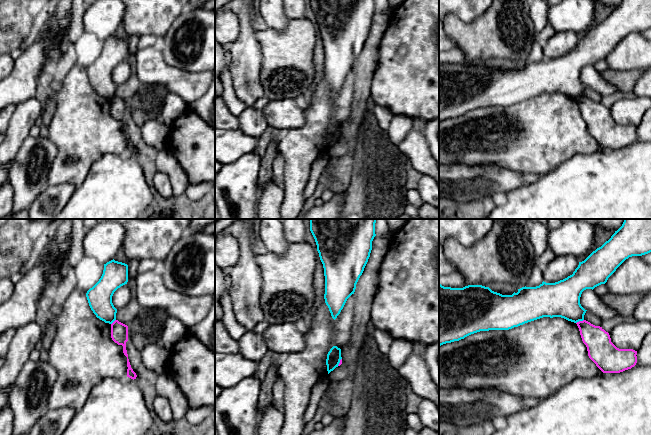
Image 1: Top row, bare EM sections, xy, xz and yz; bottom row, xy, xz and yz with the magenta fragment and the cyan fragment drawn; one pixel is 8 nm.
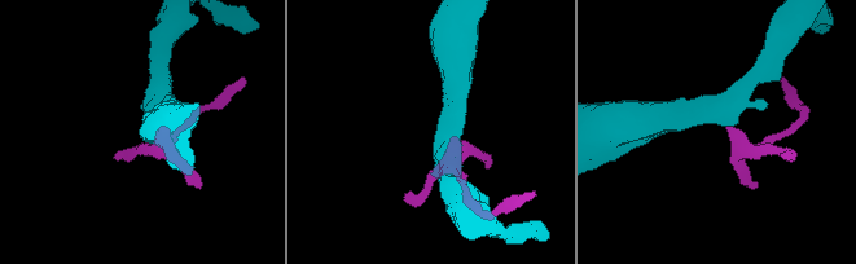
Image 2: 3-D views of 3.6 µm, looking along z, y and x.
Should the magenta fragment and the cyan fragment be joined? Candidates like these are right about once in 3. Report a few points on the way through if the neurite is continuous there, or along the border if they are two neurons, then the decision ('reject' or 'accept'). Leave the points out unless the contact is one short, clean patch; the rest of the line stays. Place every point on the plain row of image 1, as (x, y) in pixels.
border yz (583, 95), (576, 99); reject

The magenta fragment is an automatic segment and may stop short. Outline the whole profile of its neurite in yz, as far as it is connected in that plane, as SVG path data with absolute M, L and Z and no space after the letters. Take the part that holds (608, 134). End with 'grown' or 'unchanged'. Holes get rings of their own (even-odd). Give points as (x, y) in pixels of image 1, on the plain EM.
M583 96L576 99L589 134L603 149L620 149L631 145L637 139L637 127L619 125L612 118L608 108Z | unchanged

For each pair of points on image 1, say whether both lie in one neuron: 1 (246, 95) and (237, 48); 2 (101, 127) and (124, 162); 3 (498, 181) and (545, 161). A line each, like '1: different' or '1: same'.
1: same
2: different
3: different

